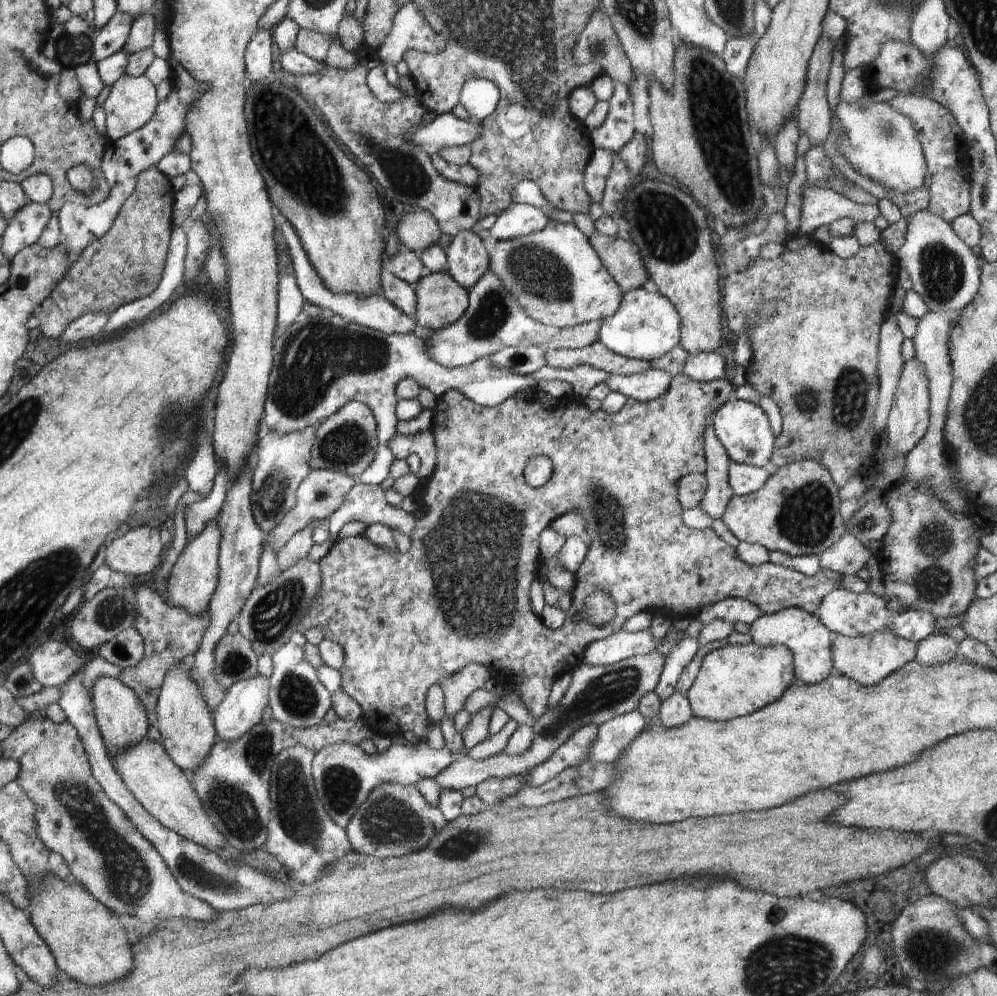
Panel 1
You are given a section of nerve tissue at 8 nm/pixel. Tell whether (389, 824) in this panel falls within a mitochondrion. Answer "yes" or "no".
yes

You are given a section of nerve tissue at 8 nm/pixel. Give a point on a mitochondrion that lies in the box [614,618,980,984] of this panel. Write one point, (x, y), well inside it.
(931, 948)

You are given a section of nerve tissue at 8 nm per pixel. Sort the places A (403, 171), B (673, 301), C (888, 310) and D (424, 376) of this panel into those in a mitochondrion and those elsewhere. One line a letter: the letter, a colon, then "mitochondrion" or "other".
A: mitochondrion
B: other
C: other
D: other

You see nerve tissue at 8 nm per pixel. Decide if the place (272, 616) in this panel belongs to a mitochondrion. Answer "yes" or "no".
yes

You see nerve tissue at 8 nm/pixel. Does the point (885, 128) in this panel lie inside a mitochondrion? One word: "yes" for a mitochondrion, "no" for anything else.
yes

